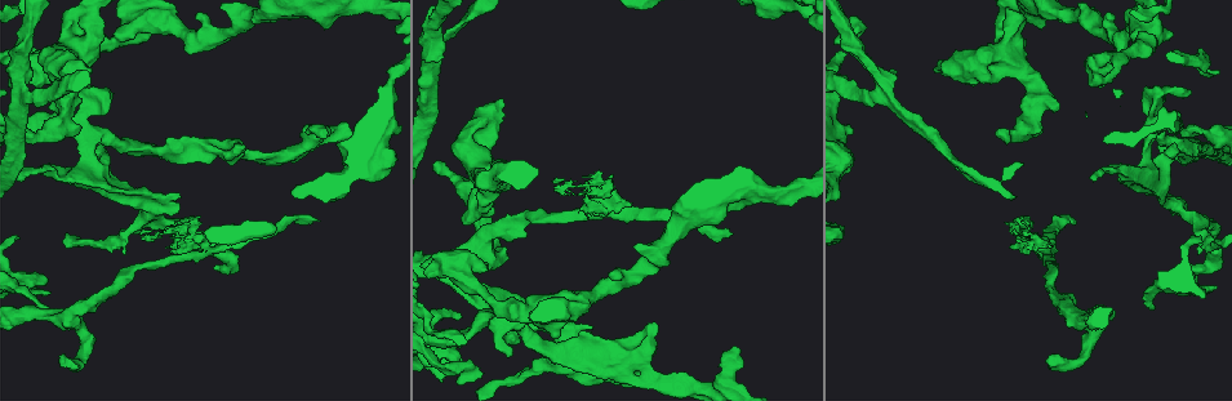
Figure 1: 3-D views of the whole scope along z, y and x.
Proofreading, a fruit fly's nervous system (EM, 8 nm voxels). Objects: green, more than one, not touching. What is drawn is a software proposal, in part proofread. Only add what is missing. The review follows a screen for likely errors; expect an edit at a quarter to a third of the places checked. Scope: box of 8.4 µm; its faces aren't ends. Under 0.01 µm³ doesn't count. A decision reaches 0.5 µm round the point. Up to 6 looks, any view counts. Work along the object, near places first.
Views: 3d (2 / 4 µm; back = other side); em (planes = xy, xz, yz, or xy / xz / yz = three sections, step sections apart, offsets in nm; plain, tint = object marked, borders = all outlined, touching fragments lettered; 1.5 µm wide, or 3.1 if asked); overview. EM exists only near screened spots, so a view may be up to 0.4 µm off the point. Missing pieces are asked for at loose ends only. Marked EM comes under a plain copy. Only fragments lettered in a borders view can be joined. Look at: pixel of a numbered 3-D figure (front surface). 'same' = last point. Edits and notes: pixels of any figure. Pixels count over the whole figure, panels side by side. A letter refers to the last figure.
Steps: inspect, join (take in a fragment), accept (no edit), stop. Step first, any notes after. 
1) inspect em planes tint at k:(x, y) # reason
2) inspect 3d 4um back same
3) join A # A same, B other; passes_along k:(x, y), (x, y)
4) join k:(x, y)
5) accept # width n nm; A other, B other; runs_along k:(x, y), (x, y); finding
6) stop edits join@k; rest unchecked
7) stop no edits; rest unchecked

inspect 3d 2um at 1:(611, 180) # branch stops here

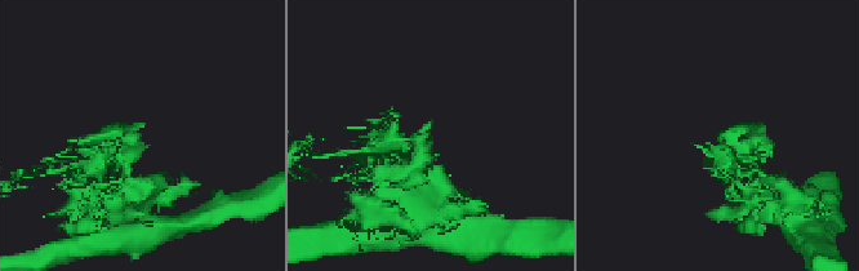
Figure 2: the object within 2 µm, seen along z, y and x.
inspect em planes borders at 2:(427, 136) # need the tissue

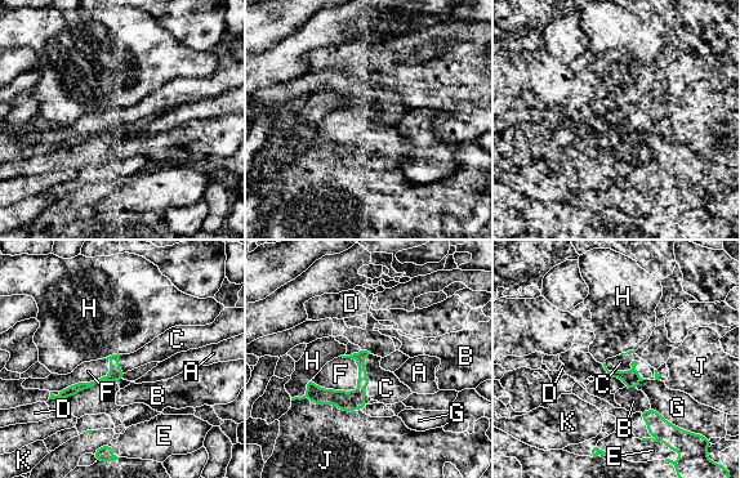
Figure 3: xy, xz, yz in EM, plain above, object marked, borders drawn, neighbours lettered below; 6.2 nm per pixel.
accept # A other, B other, C other, D other, E other, F other, G other, H other, J other, K other; runs_along 3:(364, 353), (352, 397), (313, 401); no lettered fragment goes on from it

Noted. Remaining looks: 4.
inspect em planes tint at 1:(480, 264) # free end

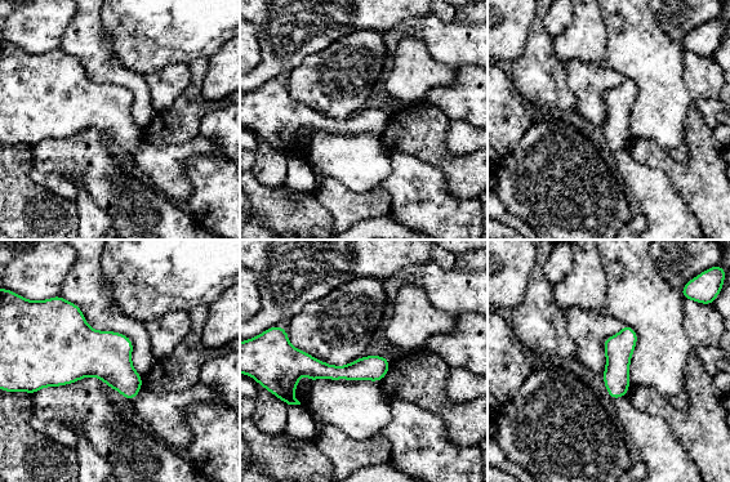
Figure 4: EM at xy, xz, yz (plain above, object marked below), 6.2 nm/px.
inspect em planes borders same

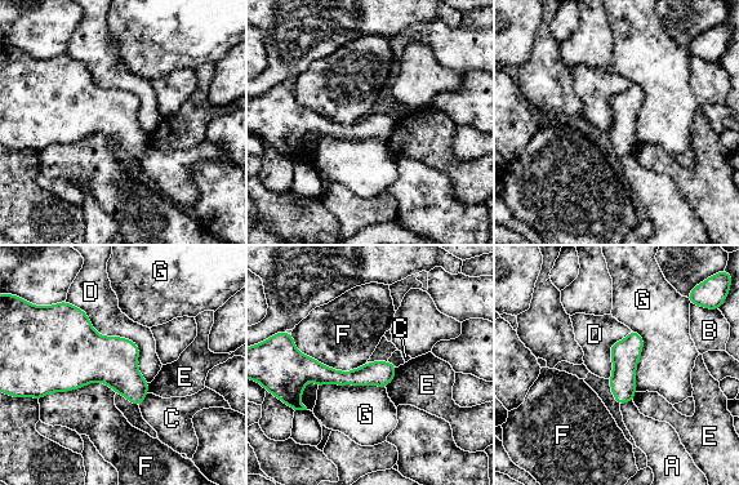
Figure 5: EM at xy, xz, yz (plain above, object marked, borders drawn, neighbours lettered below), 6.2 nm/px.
accept # A other, B other, C other, D other, E other, F other, G other; border 5:(65, 301), (130, 339), (148, 382); none of them fits

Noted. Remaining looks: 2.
inspect 3d 4um at 1:(316, 219)

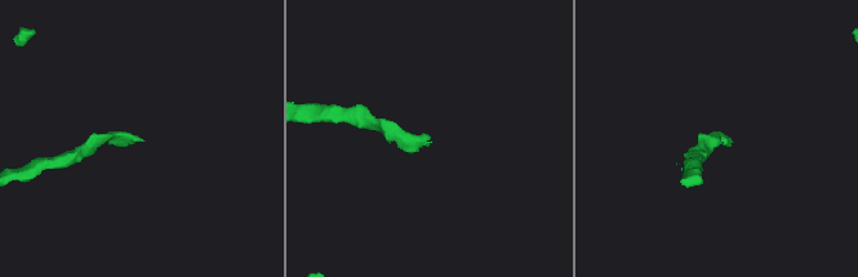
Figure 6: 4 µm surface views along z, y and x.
inspect em xz step 8 borders at 6:(722, 138)

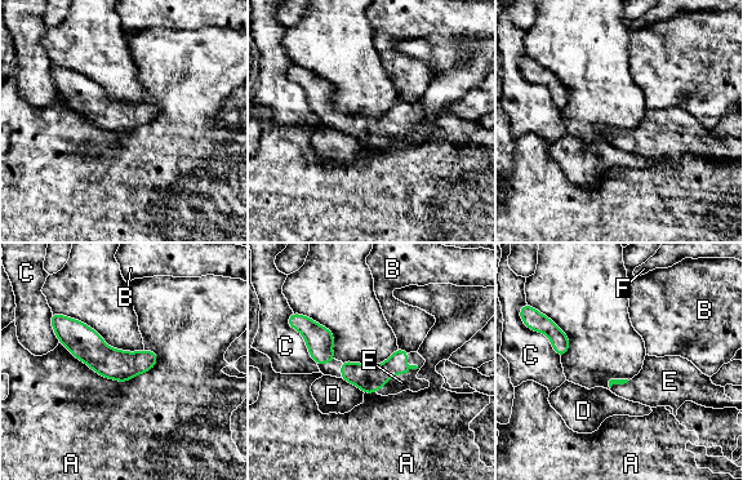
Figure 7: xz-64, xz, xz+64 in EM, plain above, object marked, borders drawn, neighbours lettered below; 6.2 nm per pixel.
join E # A other, B other, C other, D other, E same, F other; passes_along 7:(370, 378), (409, 372), (401, 382); the neuron continues

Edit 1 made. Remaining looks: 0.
stop edits join@7; rest unchecked

